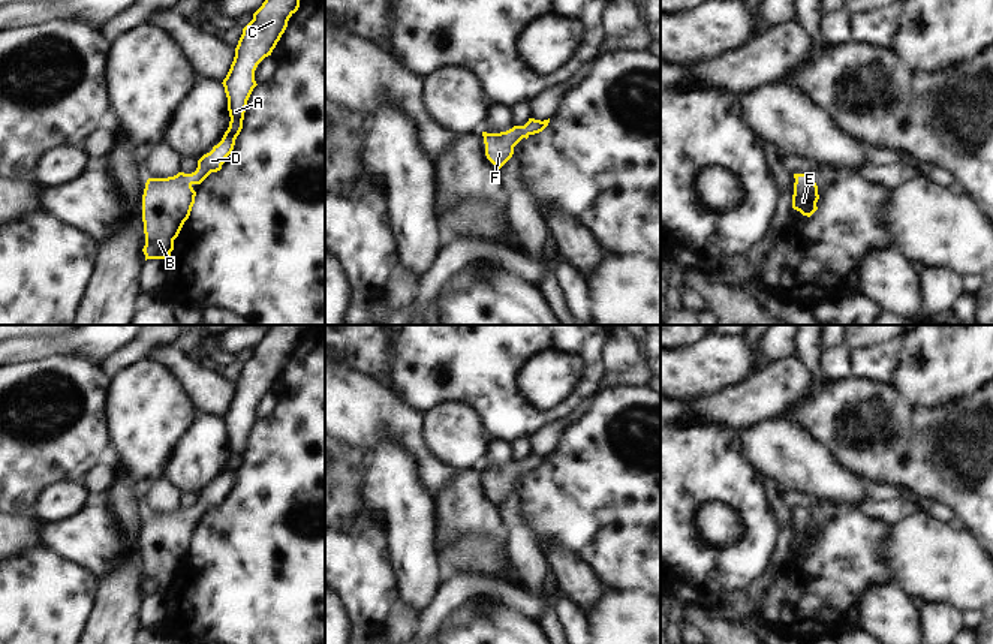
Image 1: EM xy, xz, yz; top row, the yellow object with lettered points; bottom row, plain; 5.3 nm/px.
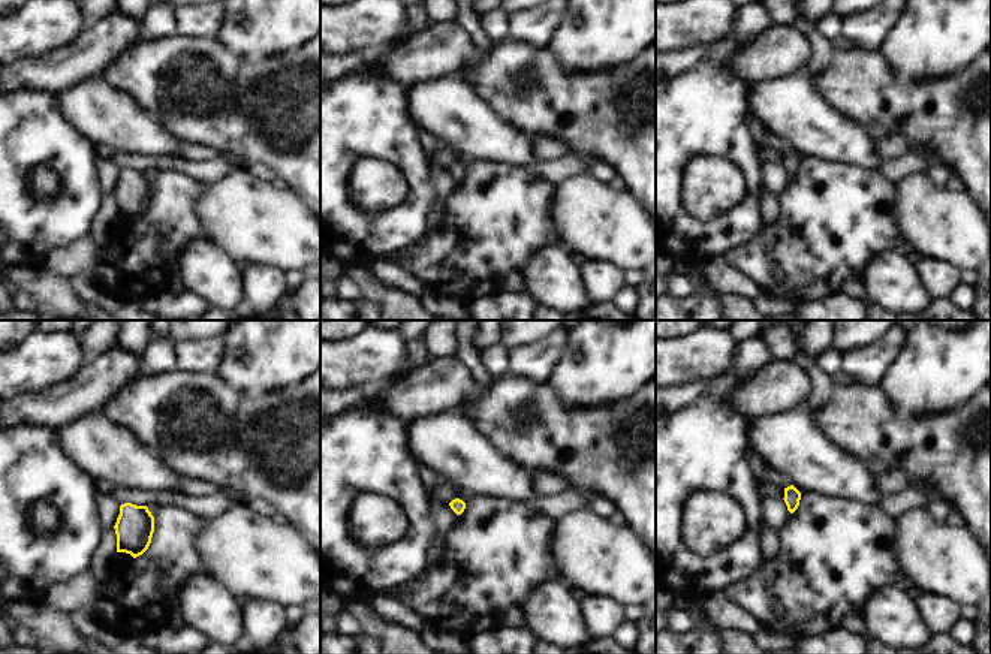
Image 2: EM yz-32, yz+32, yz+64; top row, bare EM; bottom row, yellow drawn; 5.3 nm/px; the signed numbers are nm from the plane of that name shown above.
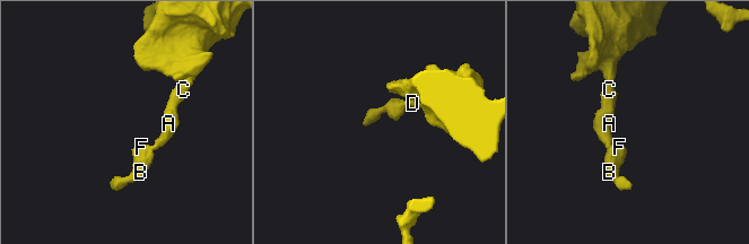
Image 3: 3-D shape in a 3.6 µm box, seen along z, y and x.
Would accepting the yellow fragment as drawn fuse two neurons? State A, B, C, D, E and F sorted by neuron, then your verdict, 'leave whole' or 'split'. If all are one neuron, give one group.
A B C D E F; leave whole

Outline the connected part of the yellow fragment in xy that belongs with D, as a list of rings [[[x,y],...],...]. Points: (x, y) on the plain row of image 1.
[[[270,325],[262,341],[253,349],[253,355],[243,364],[234,397],[222,418],[231,452],[222,476],[198,496],[195,508],[147,515],[142,530],[145,596],[171,593],[174,575],[195,539],[196,527],[192,521],[201,520],[211,508],[220,506],[232,488],[243,464],[247,436],[258,421],[255,406],[265,392],[271,391],[289,353],[298,346],[304,328],[306,325]]]

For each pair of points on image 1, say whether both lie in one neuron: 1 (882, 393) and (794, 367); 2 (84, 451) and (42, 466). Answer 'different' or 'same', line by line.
1: different
2: same

